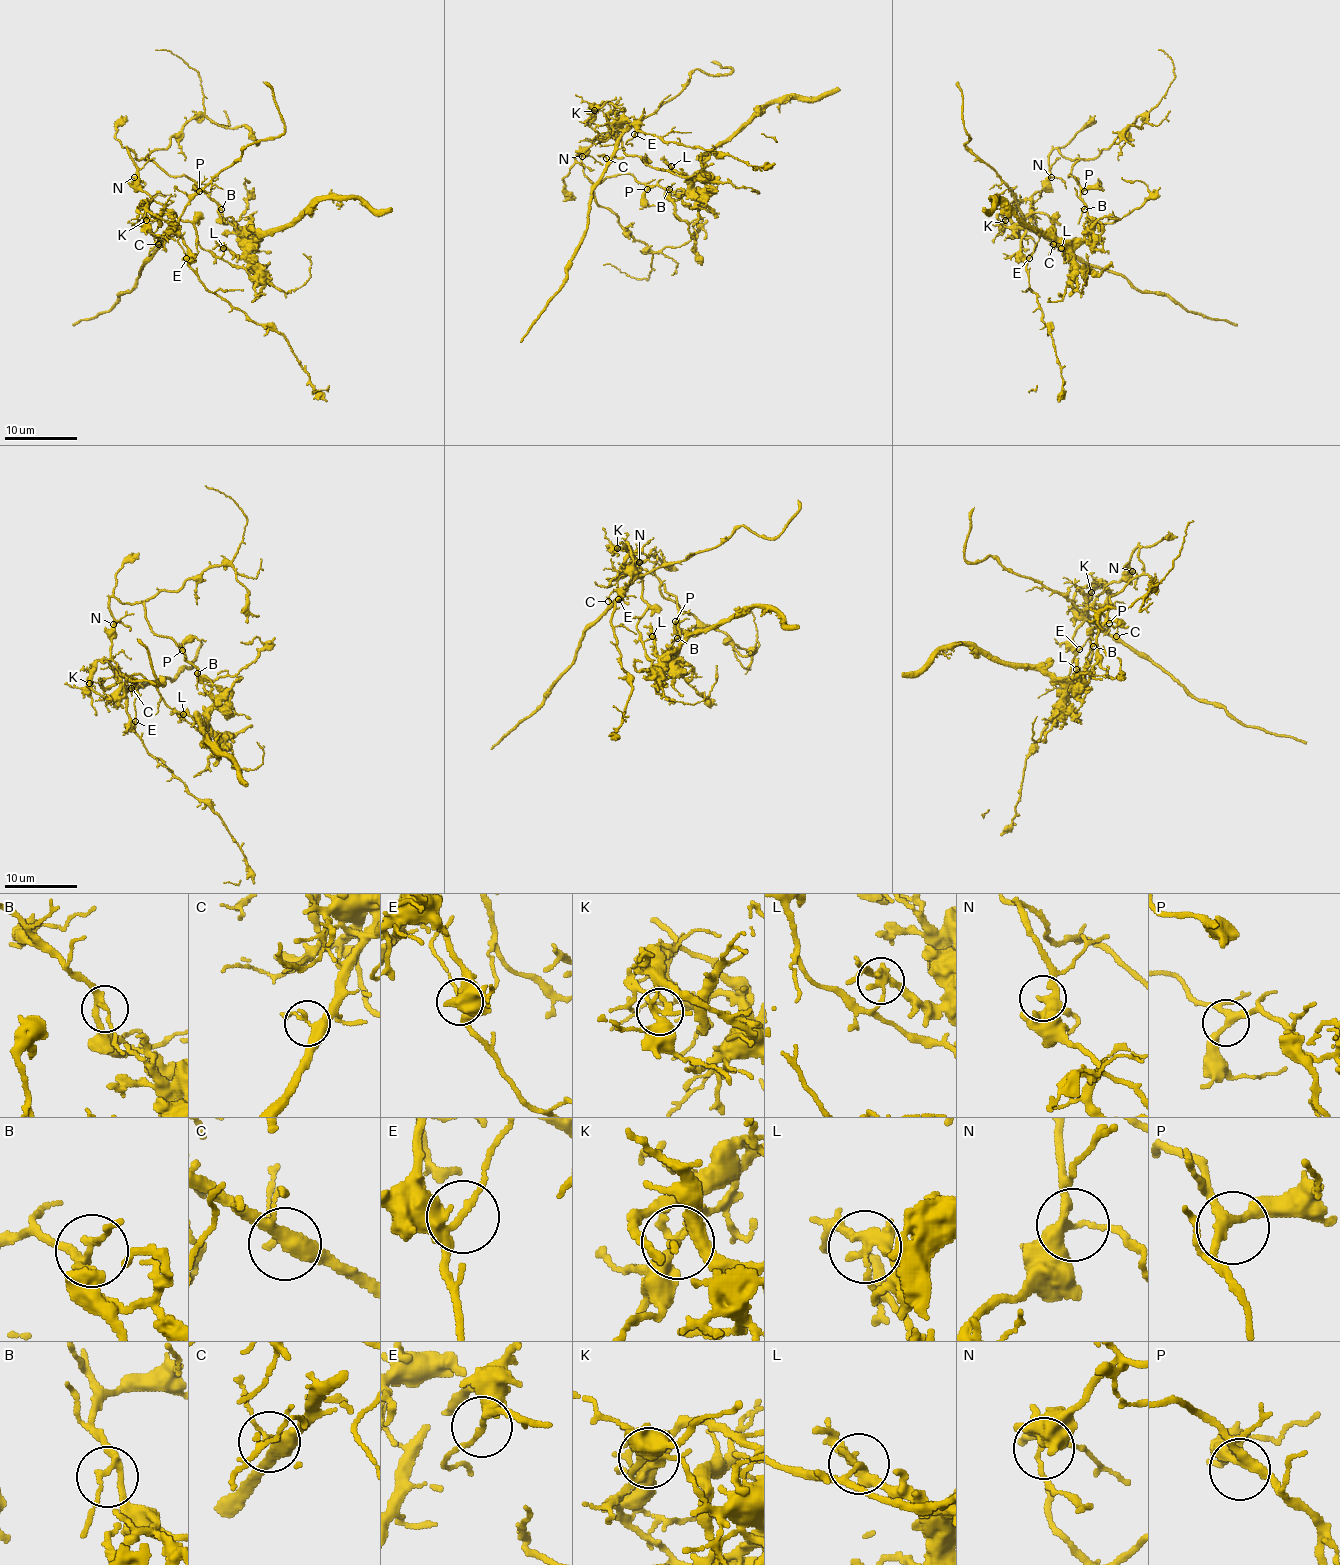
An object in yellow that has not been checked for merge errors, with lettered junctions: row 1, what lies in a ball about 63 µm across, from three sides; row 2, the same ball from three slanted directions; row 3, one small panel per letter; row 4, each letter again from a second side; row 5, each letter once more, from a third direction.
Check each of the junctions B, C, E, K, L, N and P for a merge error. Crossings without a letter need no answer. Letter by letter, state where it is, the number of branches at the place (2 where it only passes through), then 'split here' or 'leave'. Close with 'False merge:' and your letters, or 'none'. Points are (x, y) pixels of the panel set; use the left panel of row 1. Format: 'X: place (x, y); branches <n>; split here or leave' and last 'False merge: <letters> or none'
B: place (221, 209); branches 3; leave
C: place (158, 244); branches 3; leave
E: place (186, 258); branches 4; leave
K: place (146, 220); branches 4; split here
L: place (223, 248); branches 3; split here
N: place (134, 177); branches 3; leave
P: place (199, 191); branches 3; leave
False merge: K, L

